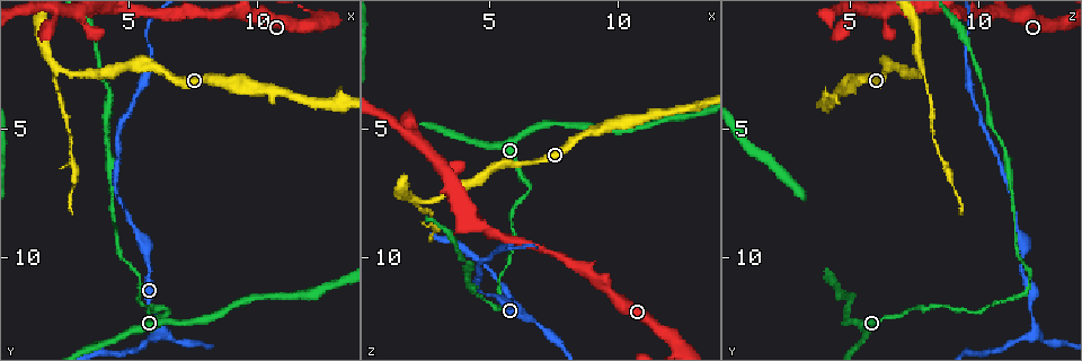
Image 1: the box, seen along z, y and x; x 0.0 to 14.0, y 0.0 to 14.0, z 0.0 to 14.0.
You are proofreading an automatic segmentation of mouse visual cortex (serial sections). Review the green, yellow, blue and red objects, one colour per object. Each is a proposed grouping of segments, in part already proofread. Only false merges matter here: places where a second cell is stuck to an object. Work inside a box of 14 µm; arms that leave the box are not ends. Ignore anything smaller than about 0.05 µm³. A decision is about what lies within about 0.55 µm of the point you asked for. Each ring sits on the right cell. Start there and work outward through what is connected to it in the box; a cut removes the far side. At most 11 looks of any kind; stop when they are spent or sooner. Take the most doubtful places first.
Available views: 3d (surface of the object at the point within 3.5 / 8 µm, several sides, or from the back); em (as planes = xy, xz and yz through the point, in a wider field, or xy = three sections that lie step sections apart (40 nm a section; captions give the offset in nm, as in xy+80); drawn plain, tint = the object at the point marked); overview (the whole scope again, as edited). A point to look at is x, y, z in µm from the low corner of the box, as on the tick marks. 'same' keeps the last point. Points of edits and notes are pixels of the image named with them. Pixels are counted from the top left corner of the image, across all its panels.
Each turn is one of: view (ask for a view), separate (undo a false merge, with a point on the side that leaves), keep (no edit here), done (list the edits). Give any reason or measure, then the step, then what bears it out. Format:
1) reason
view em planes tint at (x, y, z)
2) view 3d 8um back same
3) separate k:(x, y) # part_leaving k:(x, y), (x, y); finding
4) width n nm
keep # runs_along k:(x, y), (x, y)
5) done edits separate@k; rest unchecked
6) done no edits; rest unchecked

abrupt turn
view 3d 3.5um at (6.6, 12.0, 7.4)

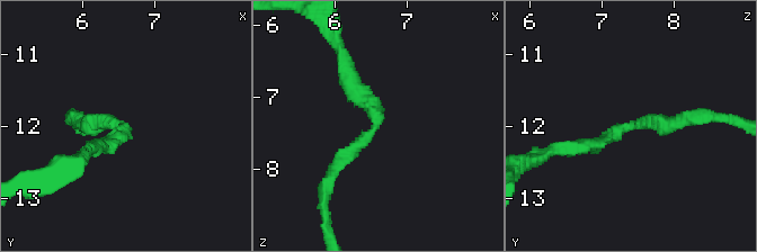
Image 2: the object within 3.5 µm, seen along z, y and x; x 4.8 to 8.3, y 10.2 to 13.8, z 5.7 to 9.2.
arm_widths 200, 200 nm; need the tissue
view em xy step 5 tint at (6.55, 12.00, 7.35)

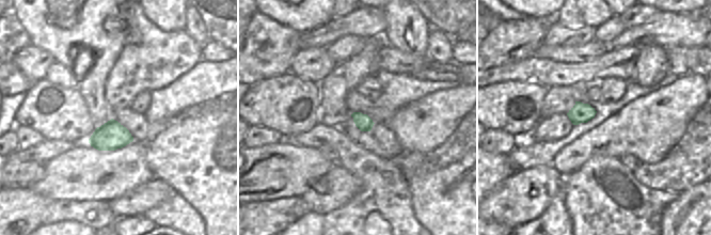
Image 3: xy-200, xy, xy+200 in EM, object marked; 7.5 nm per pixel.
keep # runs_along 2:(571, 147), (684, 117); one cell here

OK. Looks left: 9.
three arms meet
view 3d 3.5um at (6.1, 13.0, 12.2)

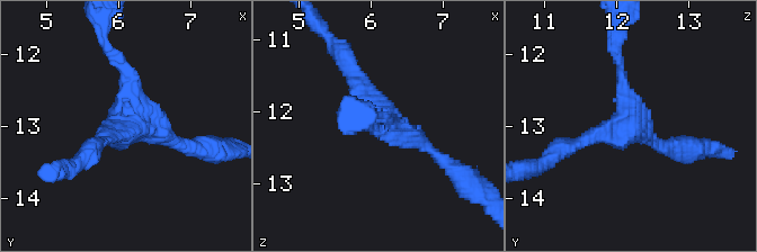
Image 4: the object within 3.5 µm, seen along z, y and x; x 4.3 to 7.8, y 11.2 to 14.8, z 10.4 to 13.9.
arms 3; arm_widths 150, 250, 250 nm
keep # runs_along 4:(614, 48), (629, 120), (575, 145); continuous, no second cell

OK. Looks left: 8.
three arms meet
view 3d 3.5um at (2.3, 2.7, 7.9)

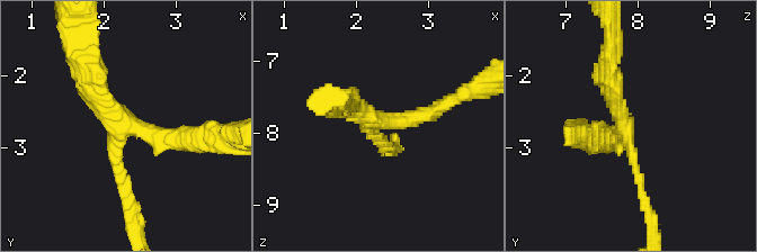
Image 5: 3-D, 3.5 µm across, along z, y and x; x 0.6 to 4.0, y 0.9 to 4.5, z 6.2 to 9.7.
view em planes tint at (2.30, 2.75, 7.85)

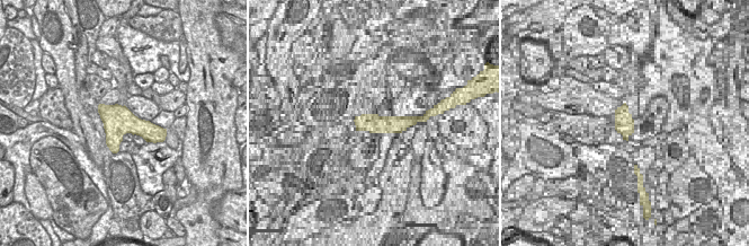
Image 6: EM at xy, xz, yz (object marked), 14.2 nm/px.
arms 3; arm_widths 150, 250, 250 nm
keep # runs_along 5:(197, 136), (127, 129), (90, 68); continuous, no second cell

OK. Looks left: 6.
thin neck
view 3d 3.5um at (4.6, 9.4, 11.4)

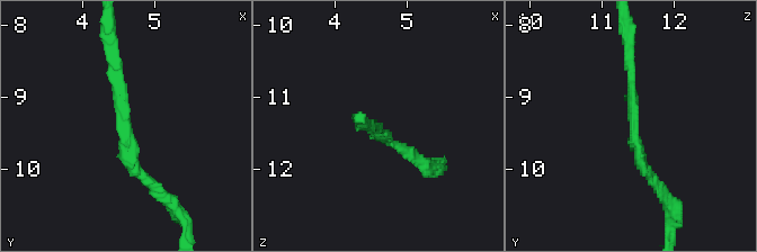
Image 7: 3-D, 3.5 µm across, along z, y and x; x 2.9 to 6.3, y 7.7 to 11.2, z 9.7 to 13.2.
arm_widths 100, 150 nm; need the tissue
view em xy step 5 tint at (4.60, 9.45, 11.45)

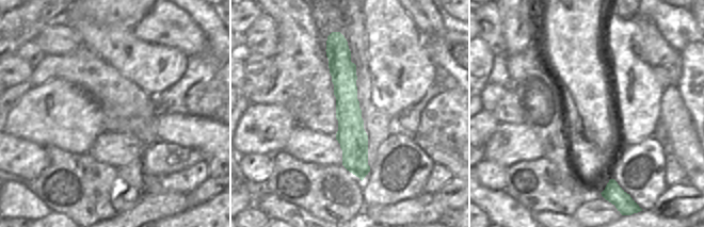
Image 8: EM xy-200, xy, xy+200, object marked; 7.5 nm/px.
keep # runs_along 7:(159, 190), (128, 159), (110, 52); one cell here

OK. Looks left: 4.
done no edits; rest unchecked

